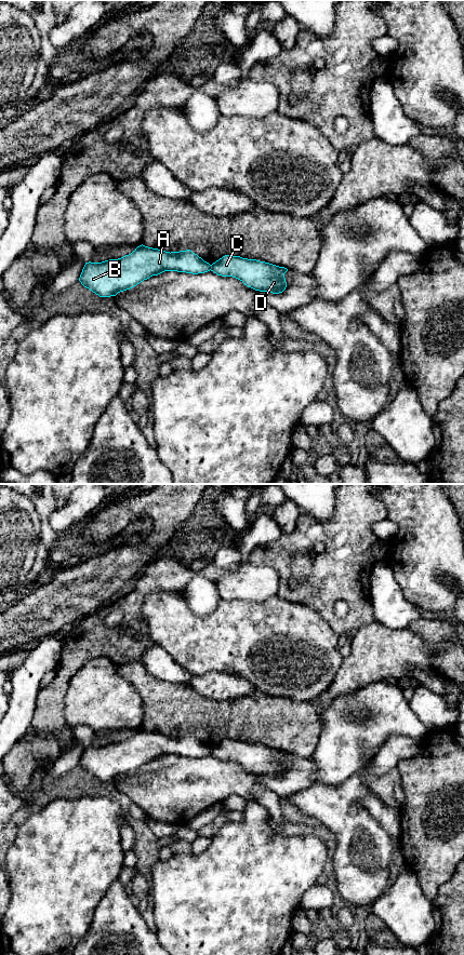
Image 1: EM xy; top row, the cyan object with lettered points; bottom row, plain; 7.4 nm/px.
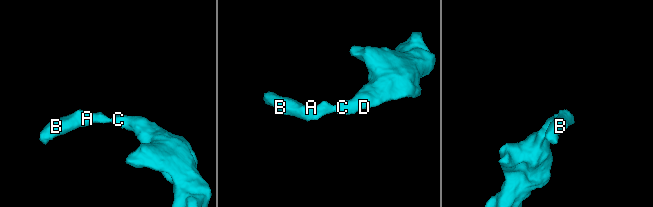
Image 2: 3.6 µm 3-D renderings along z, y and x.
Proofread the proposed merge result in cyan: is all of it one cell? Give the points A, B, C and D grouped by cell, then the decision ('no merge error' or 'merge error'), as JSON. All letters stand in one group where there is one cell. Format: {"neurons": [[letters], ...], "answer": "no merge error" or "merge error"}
{"neurons": [["A", "B", "C", "D"]], "answer": "no merge error"}

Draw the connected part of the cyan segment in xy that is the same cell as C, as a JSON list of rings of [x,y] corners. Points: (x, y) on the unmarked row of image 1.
[[[143,728],[118,743],[85,746],[79,765],[100,781],[110,781],[164,755],[198,758],[210,754],[217,759],[236,762],[260,776],[279,778],[287,771],[284,751],[233,739],[210,749],[190,734],[170,737]]]

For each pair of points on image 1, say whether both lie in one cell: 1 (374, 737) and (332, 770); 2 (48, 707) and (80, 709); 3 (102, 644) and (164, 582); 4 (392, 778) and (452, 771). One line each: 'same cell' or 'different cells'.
1: same cell
2: different cells
3: same cell
4: different cells

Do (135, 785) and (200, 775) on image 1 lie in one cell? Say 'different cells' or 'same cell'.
same cell

